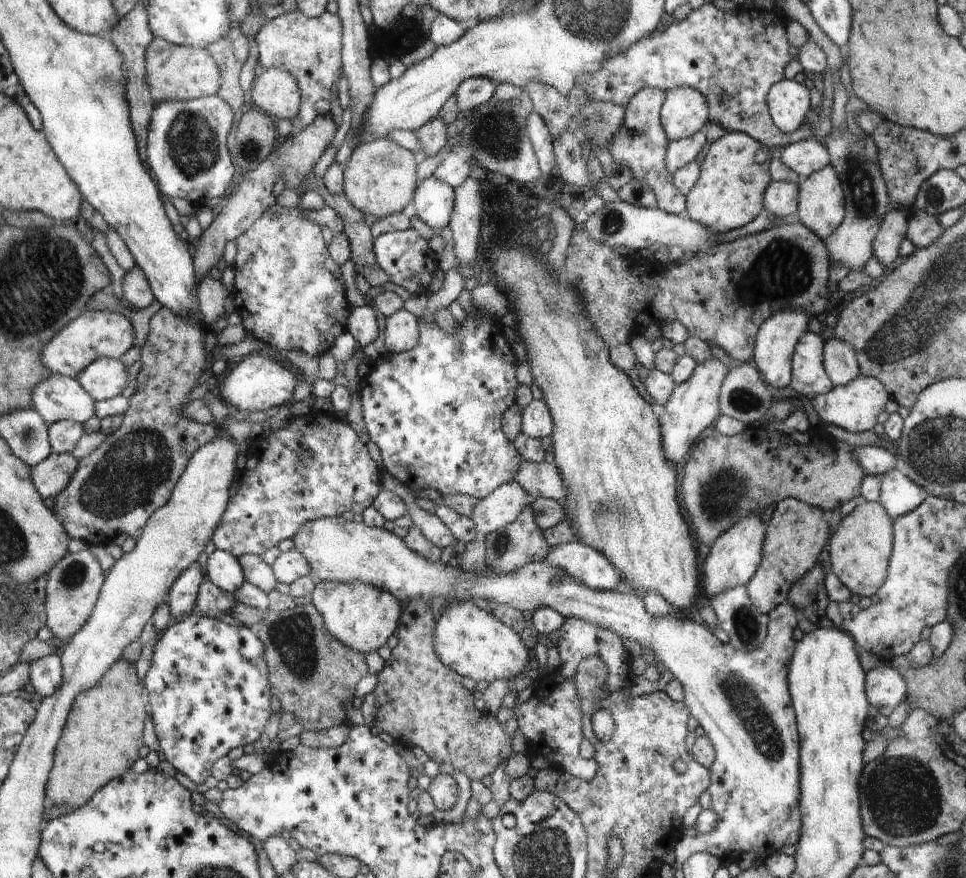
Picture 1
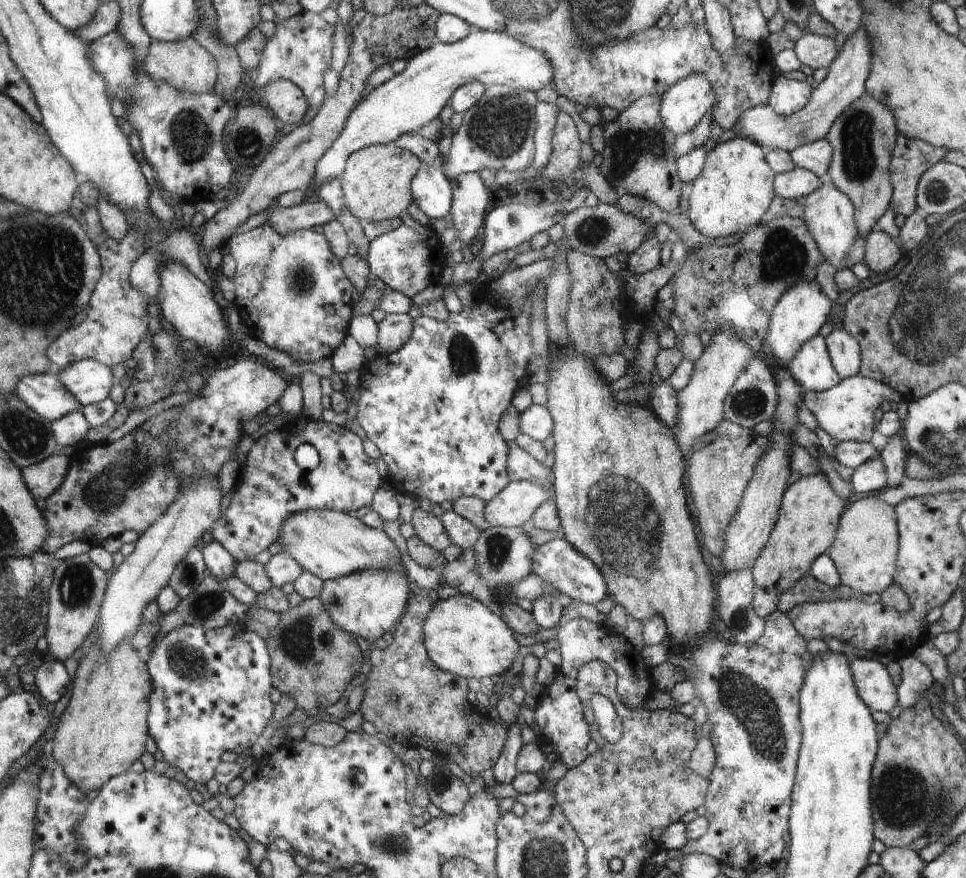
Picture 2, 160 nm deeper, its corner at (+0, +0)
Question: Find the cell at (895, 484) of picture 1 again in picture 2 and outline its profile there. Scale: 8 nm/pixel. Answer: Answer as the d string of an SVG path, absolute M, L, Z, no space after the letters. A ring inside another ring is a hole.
M901 433L888 439L885 448L880 450L886 470L886 489L897 488L902 483L908 455Z

